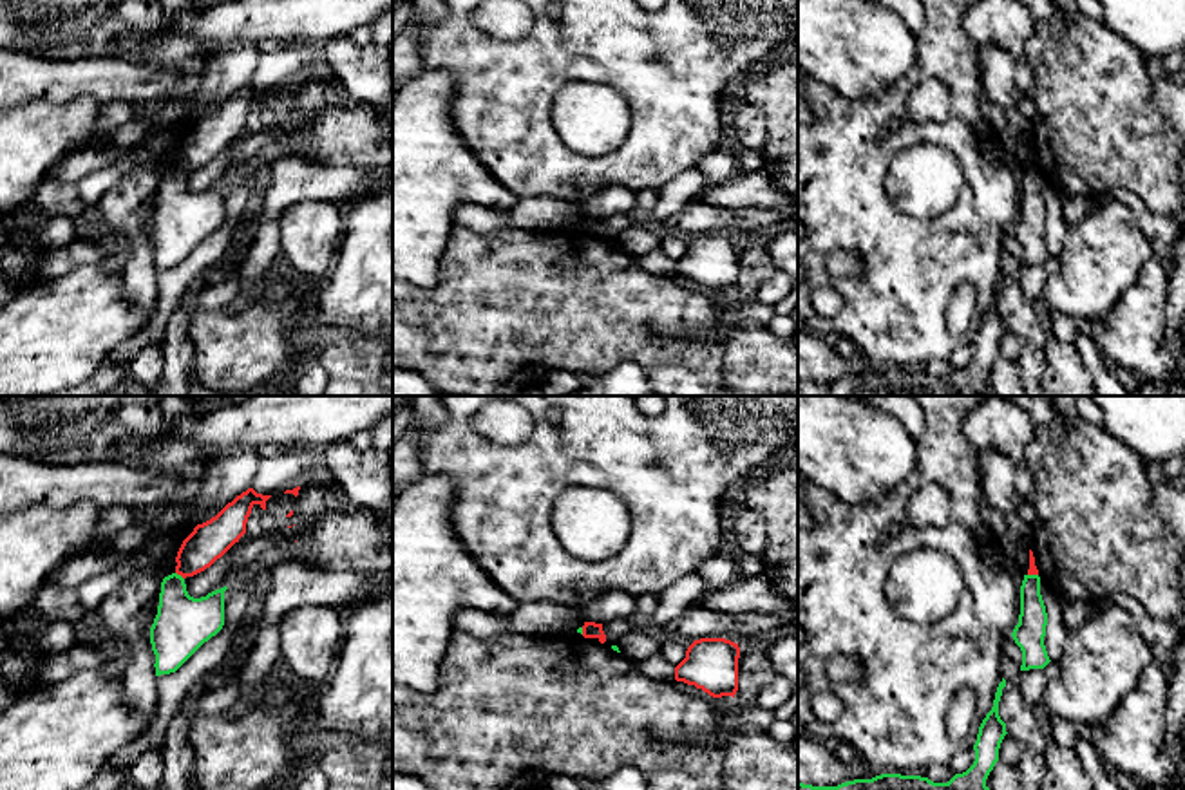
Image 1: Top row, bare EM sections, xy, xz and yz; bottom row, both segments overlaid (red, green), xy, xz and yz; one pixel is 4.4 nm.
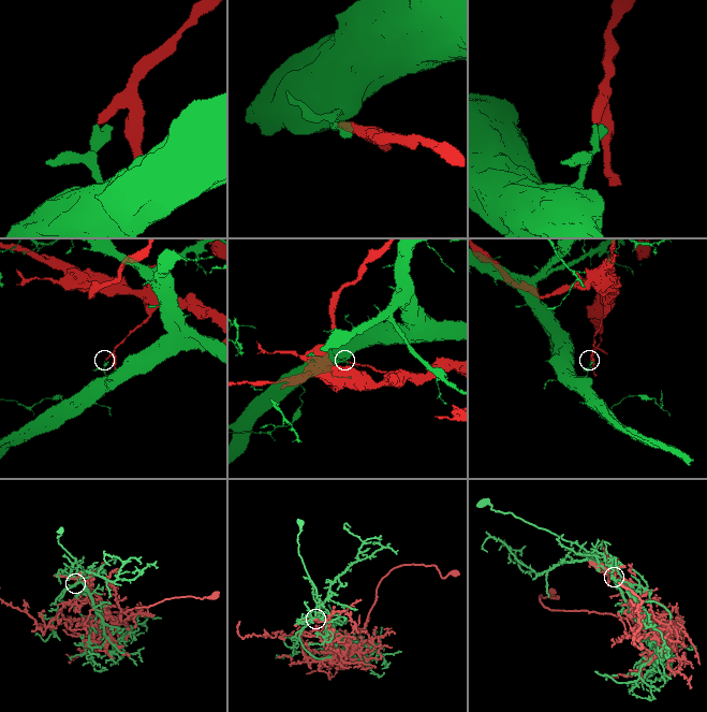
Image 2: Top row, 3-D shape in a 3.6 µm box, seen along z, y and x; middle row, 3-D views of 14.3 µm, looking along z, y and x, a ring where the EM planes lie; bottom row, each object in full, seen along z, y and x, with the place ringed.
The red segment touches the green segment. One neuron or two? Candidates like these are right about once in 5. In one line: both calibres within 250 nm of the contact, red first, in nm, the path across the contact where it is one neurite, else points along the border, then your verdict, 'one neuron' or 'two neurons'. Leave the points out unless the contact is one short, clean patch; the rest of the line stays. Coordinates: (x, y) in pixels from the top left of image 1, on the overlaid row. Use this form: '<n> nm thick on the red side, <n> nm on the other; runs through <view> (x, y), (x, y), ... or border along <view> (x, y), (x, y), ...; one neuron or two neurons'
170 nm thick on the red side, 240 nm on the other; border along xy (176, 572), (183, 579); two neurons

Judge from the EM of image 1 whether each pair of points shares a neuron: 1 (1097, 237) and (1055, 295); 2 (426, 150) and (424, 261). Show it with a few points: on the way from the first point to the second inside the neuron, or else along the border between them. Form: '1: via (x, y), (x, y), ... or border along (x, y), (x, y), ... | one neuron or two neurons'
1: via (1097, 252), (1070, 281) | one neuron
2: via (424, 178), (424, 234) | one neuron

